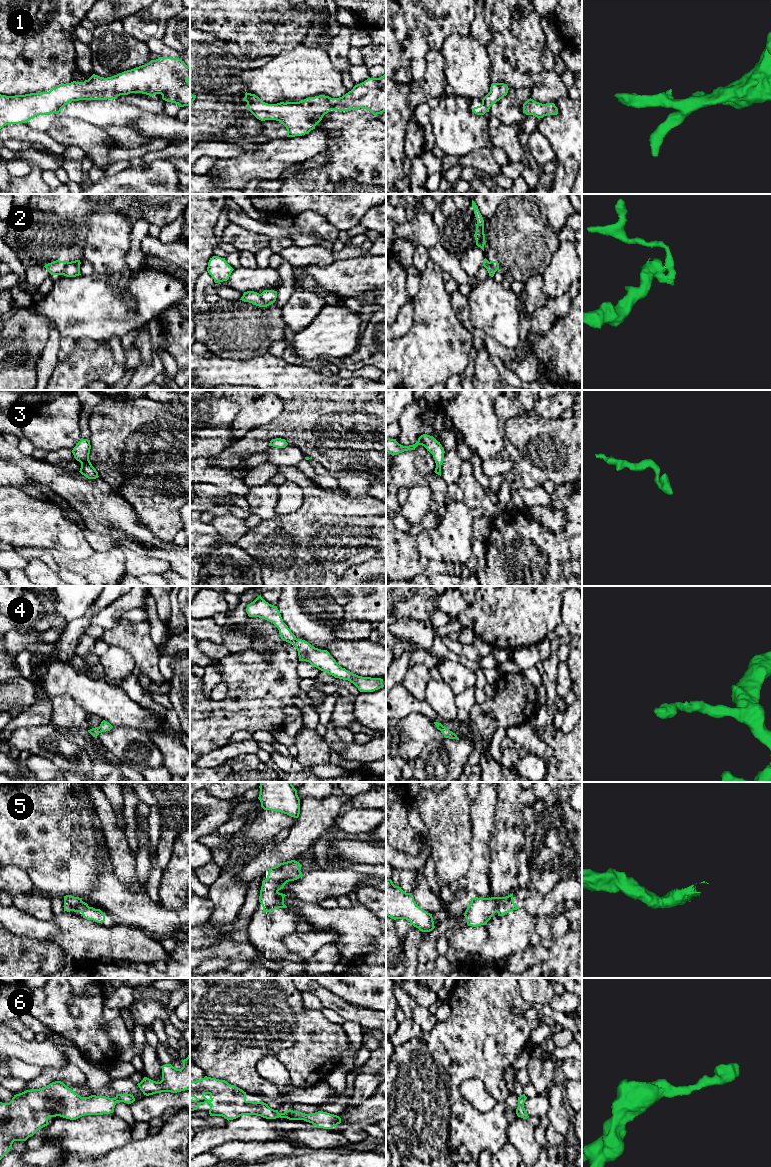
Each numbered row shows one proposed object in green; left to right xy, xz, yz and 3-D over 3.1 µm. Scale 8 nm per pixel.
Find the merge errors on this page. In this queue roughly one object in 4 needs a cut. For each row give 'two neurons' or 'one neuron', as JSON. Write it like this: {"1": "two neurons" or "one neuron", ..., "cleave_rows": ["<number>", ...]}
{"1": "one neuron", "2": "two neurons", "3": "one neuron", "4": "one neuron", "5": "one neuron", "6": "one neuron", "cleave_rows": ["2"]}

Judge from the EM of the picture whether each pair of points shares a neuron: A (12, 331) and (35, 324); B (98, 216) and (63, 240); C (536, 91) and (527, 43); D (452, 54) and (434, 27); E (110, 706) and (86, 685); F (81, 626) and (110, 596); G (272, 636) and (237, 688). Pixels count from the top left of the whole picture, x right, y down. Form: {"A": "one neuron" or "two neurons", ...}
{"A": "one neuron", "B": "two neurons", "C": "two neurons", "D": "two neurons", "E": "one neuron", "F": "one neuron", "G": "two neurons"}

